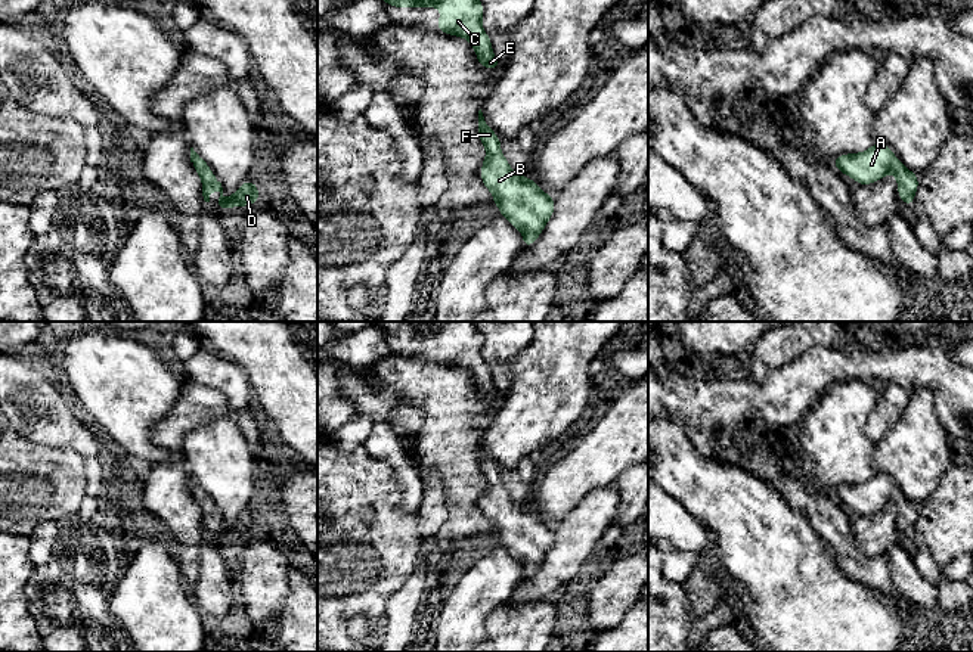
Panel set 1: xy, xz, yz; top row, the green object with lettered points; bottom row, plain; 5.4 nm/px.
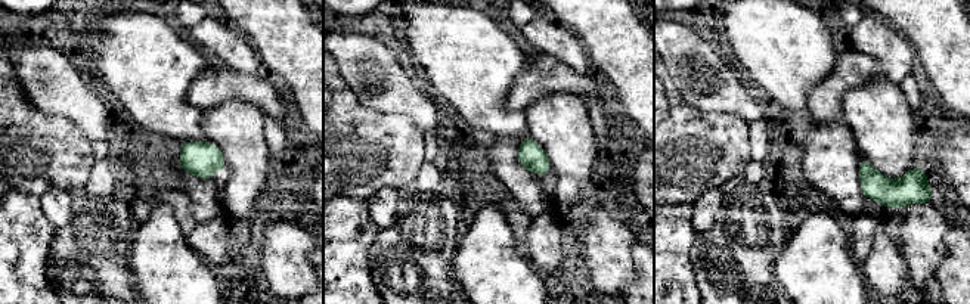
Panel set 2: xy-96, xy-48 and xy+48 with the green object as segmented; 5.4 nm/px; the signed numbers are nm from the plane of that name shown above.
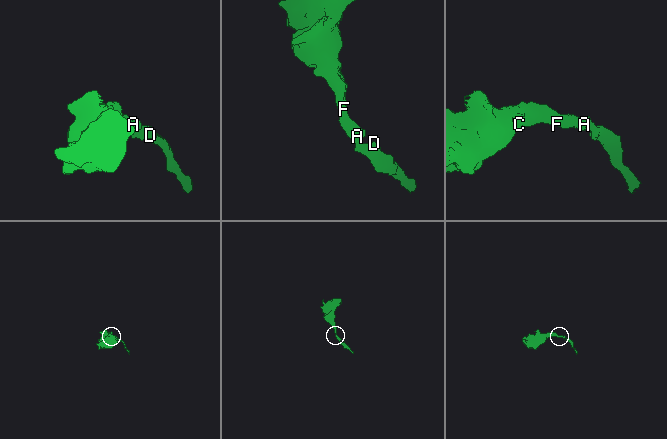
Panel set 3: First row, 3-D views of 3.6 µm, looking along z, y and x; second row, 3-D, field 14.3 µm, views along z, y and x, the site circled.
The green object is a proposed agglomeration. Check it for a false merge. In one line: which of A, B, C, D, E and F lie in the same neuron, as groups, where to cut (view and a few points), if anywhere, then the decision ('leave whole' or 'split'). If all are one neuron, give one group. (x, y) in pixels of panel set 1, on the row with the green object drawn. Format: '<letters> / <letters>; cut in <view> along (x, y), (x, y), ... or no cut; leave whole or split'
A B C D E F; no cut; leave whole

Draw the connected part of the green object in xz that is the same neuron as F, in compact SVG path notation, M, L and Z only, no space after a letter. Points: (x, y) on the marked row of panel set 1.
M481 109L478 111L478 137L487 150L481 164L481 181L493 193L493 202L523 237L523 248L530 248L543 232L546 221L554 215L554 196L542 192L530 177L515 174L501 152L501 139L487 127Z

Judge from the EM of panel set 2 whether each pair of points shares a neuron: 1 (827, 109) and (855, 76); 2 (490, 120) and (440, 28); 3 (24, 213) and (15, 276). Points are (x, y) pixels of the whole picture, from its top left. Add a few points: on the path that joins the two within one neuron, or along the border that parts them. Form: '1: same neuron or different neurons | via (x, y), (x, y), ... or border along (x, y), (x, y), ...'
1: same neuron | via (827, 101), (846, 81)
2: same neuron | via (480, 98), (473, 62), (462, 50)
3: same neuron | via (19, 229), (18, 260)

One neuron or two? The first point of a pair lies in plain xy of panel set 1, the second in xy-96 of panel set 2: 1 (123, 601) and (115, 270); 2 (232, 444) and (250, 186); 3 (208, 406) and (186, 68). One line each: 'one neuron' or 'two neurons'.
1: two neurons
2: one neuron
3: two neurons

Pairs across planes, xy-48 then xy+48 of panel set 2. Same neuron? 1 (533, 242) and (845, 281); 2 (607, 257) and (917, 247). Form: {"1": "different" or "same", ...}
{"1": "different", "2": "same"}

